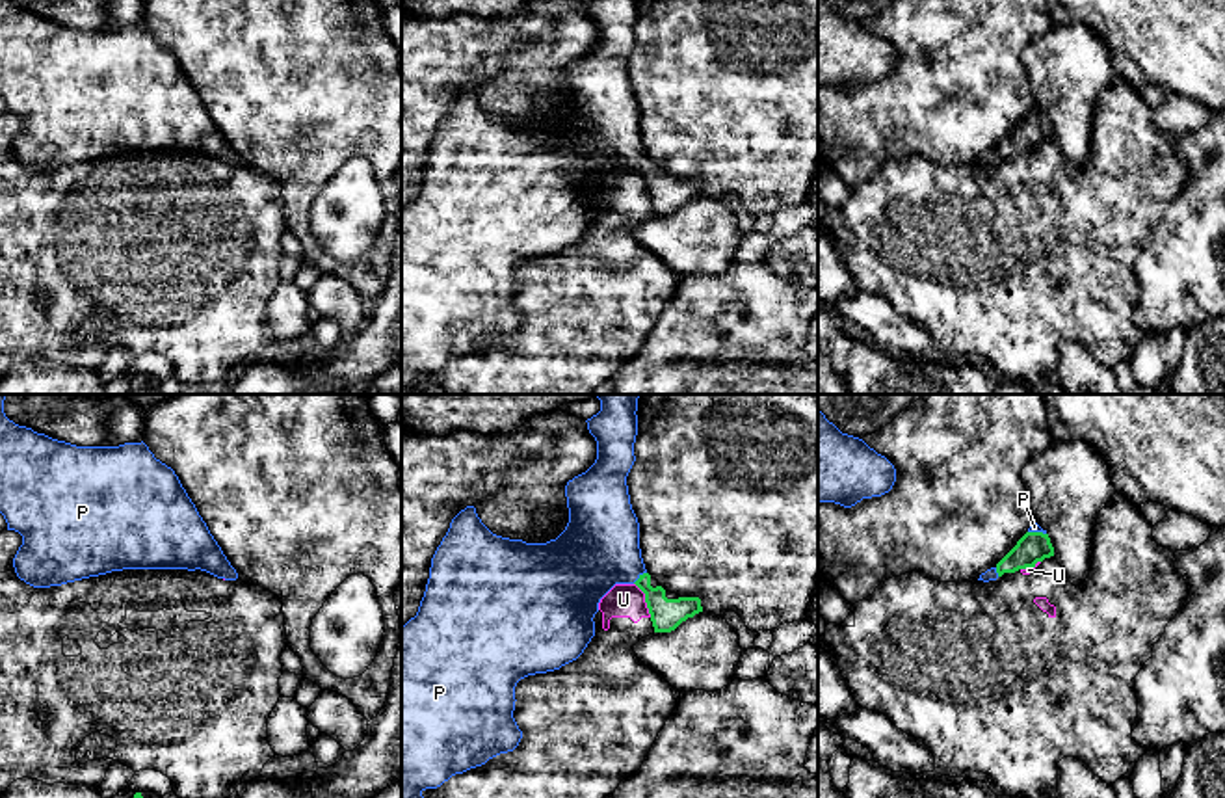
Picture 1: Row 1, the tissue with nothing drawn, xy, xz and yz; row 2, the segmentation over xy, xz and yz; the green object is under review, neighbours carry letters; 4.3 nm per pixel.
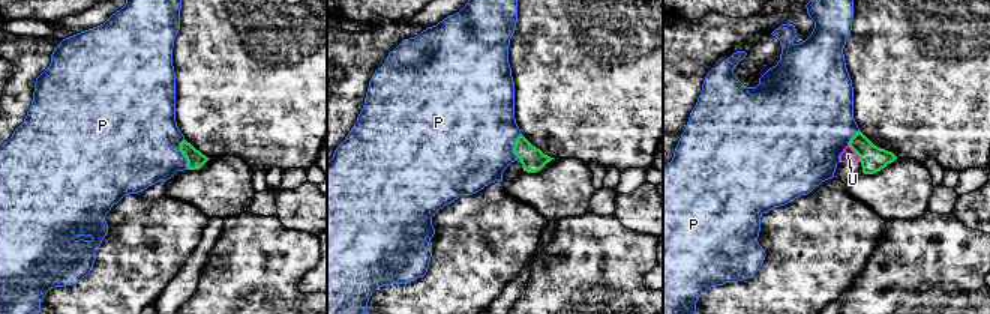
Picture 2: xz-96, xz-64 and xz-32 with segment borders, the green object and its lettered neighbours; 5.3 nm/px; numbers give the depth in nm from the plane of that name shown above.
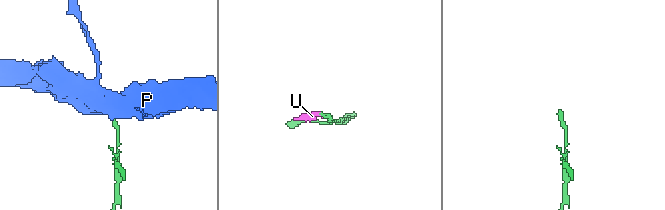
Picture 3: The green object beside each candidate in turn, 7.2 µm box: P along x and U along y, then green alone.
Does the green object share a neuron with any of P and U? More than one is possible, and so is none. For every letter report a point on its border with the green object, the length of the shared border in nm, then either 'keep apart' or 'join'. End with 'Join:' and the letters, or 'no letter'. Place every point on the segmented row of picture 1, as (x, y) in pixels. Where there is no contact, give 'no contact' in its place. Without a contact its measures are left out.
P: xz (640, 577) | 80 nm | join
U: xz (645, 599) | 170 nm | keep apart
Join: P

